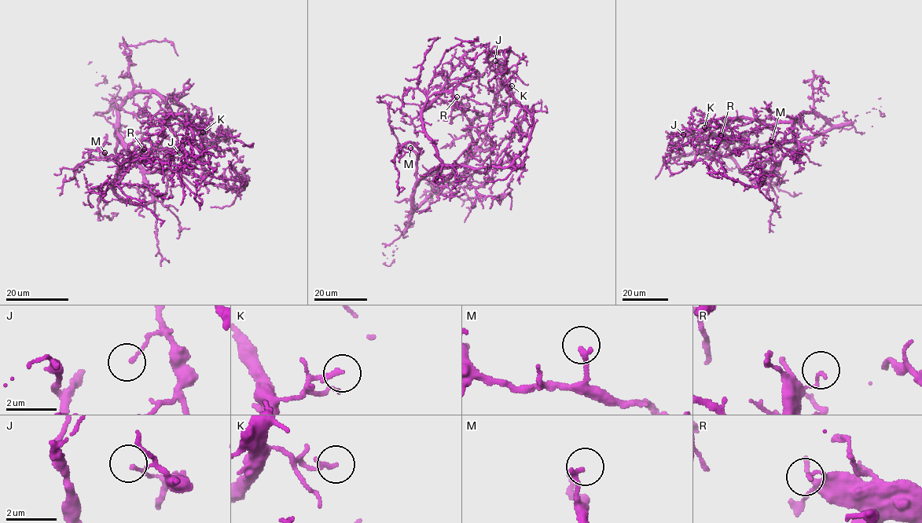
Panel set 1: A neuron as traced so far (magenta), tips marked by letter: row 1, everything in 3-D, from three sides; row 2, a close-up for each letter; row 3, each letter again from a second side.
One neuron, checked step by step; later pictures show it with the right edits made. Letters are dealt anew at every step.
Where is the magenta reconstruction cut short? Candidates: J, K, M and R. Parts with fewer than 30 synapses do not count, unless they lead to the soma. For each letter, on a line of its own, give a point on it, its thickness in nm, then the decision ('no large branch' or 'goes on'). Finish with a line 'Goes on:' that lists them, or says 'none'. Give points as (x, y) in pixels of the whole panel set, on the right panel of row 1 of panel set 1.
J: at (683, 134); 130 nm thick; no large branch
K: at (704, 127); 180 nm thick; no large branch
M: at (771, 141); 200 nm thick; no large branch
R: at (721, 135); 120 nm thick; no large branch
Goes on: none

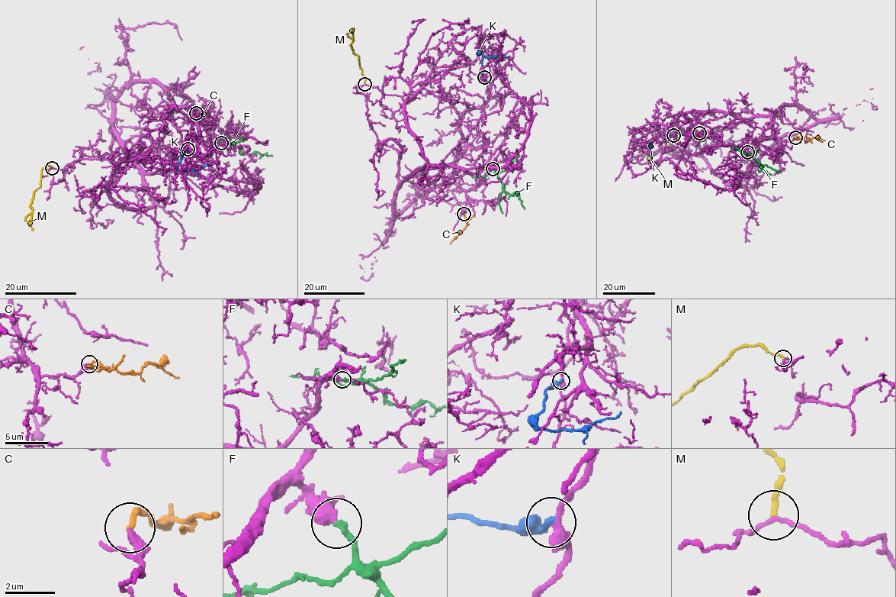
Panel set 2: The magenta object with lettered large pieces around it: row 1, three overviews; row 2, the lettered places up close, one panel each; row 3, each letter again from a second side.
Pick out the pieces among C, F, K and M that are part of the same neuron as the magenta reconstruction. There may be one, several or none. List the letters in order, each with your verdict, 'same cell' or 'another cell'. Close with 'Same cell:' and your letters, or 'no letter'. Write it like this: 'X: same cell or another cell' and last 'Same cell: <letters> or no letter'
C: same cell
F: same cell
K: another cell
M: another cell
Same cell: C, F

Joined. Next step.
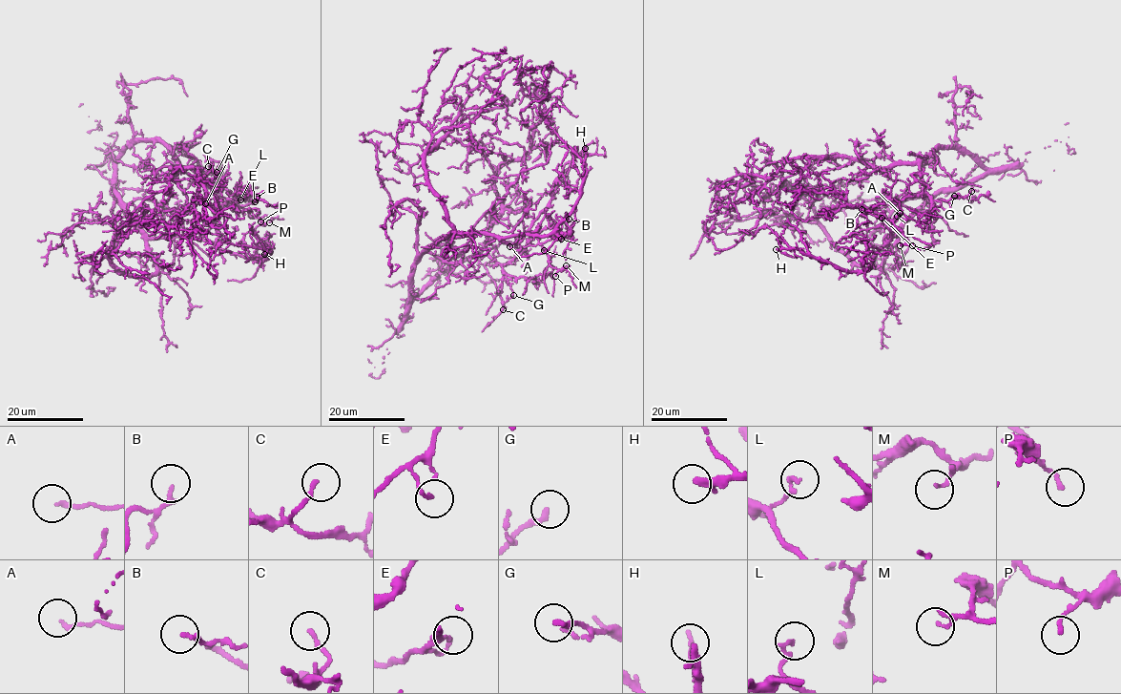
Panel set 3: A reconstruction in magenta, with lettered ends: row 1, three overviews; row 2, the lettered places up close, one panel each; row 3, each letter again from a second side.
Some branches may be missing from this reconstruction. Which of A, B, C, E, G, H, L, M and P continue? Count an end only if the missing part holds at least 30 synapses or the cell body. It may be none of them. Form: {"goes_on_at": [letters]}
{"goes_on_at": ["H"]}

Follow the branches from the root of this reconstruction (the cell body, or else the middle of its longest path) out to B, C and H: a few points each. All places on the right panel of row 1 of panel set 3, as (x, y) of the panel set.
B: (971, 179), (939, 189), (886, 241), (890, 233), (882, 215), (889, 220), (861, 209)
C: (971, 179), (986, 166), (957, 148), (930, 151), (920, 163), (920, 177), (933, 199), (949, 200), (971, 191)
H: (971, 179), (955, 188), (939, 189), (892, 237), (883, 241), (864, 269), (848, 272), (798, 249), (776, 249)

